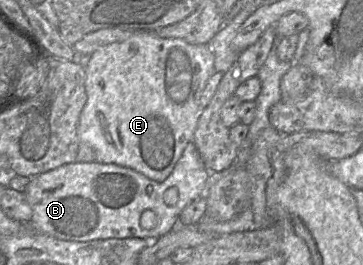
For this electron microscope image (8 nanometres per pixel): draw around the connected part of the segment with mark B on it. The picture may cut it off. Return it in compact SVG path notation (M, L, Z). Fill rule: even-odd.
M194 142L187 144L173 171L162 182L151 180L135 170L117 164L96 161L69 163L30 179L24 191L32 208L32 218L27 226L34 232L66 241L86 242L111 238L143 238L154 241L180 225L182 210L192 201L204 196L208 185L209 174ZM171 187L177 189L178 200L173 205L167 205L163 194Z

